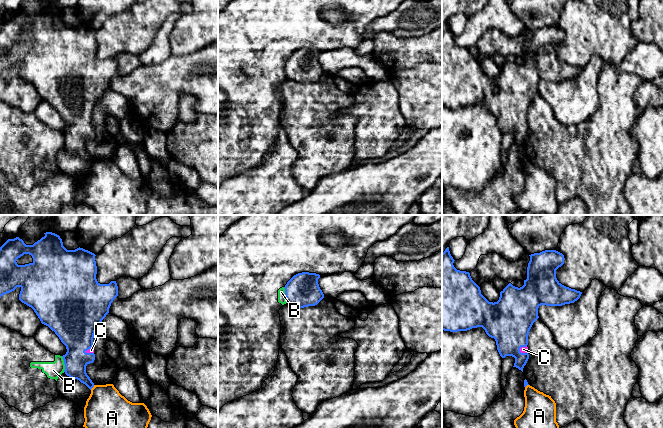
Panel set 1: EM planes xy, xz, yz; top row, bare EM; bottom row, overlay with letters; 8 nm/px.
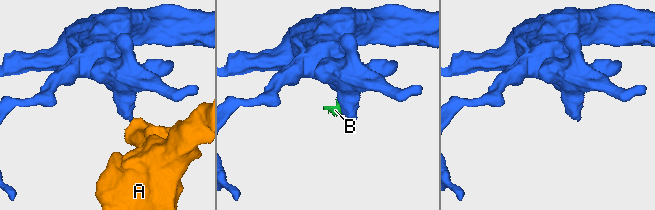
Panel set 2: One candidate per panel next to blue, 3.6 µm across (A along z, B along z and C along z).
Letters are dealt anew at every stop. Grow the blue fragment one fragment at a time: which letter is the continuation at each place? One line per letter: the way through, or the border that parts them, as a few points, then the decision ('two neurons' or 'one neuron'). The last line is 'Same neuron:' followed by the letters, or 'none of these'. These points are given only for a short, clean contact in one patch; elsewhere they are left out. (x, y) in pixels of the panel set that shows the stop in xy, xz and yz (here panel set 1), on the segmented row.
A: along xy (94, 385), (90, 389) | two neurons
B: along xy (61, 356), (64, 362), (64, 371) | two neurons
C: across yz (509, 320), (511, 338), (520, 347), (523, 349) | one neuron
Same neuron: C

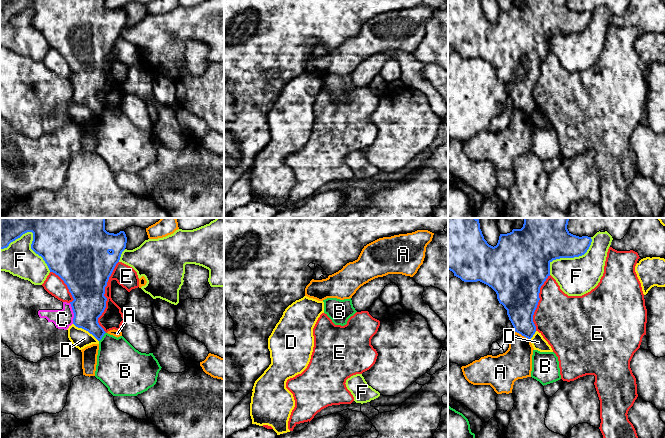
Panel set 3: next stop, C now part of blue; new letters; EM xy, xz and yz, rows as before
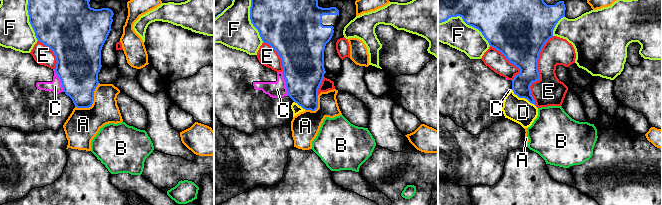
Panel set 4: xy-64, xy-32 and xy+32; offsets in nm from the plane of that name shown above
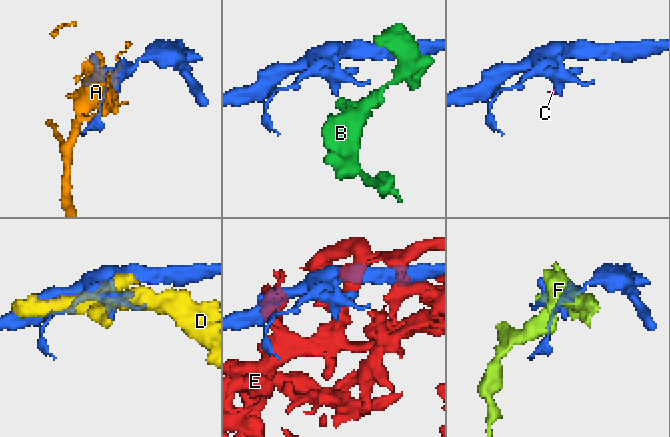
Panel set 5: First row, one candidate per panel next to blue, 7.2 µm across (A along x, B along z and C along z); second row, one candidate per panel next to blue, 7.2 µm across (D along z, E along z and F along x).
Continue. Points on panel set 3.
A: two neurons
B: along xy (105, 332), (99, 341) | two neurons
C: along xy (69, 303), (73, 313), (73, 323) | two neurons
D: two neurons
E: two neurons
F: two neurons
Same neuron: none of these

